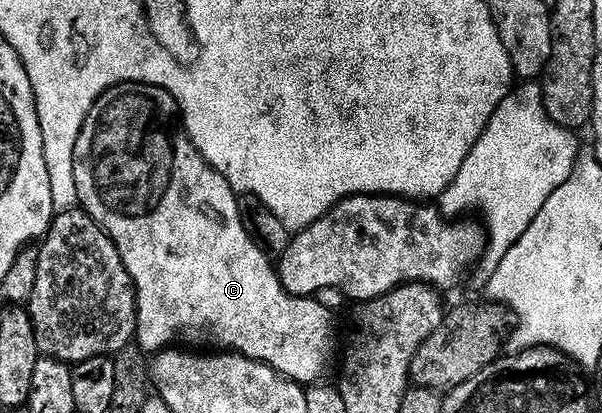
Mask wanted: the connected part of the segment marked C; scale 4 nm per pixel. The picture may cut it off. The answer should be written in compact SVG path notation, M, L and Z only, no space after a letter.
M119 83L111 87L93 105L75 146L75 180L79 194L79 207L94 217L96 223L110 235L115 248L121 253L121 261L131 274L135 283L135 298L139 304L135 339L137 346L148 353L158 353L174 348L176 345L195 345L191 343L208 343L208 348L222 349L227 353L244 355L256 359L259 363L267 363L280 375L300 385L315 385L320 382L323 370L327 367L327 354L331 351L331 319L332 312L320 305L318 298L290 295L278 277L272 260L247 236L245 225L239 216L239 199L237 192L201 157L201 153L187 136L181 122L181 112L177 101L165 89L154 87L148 83Z

